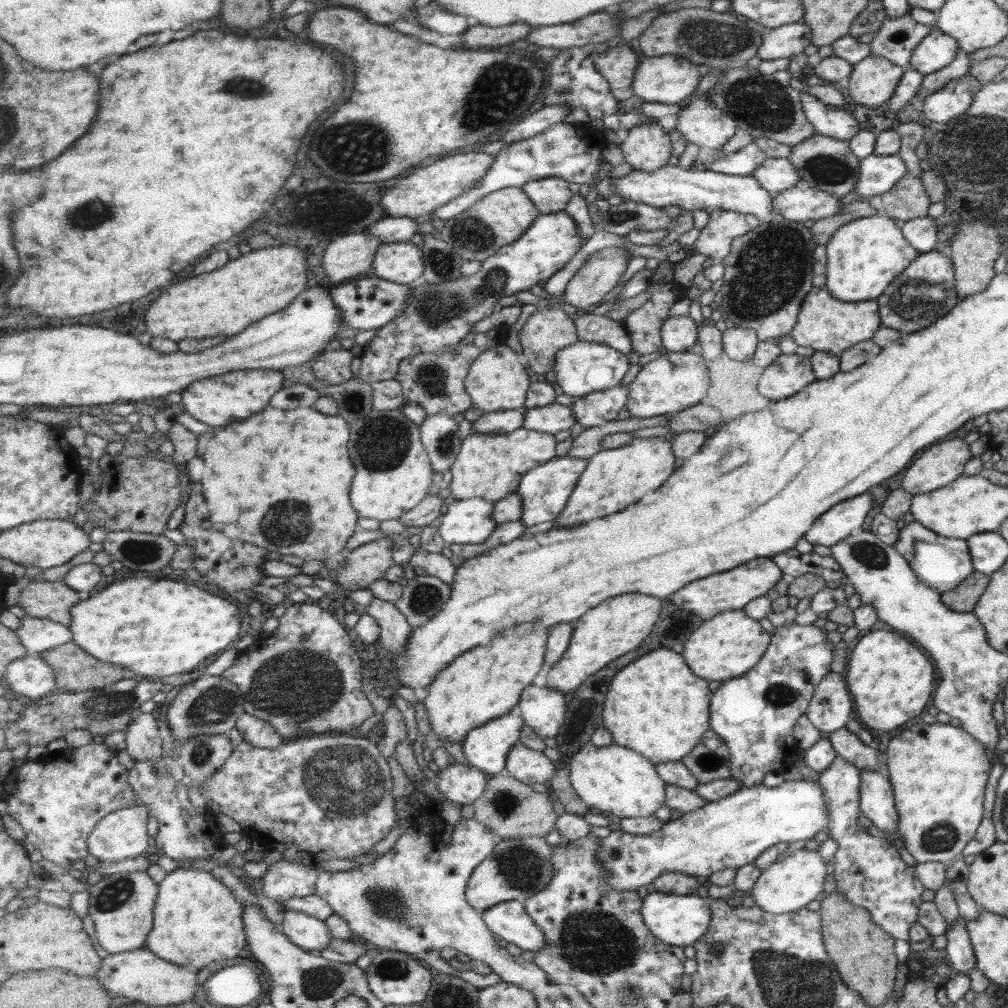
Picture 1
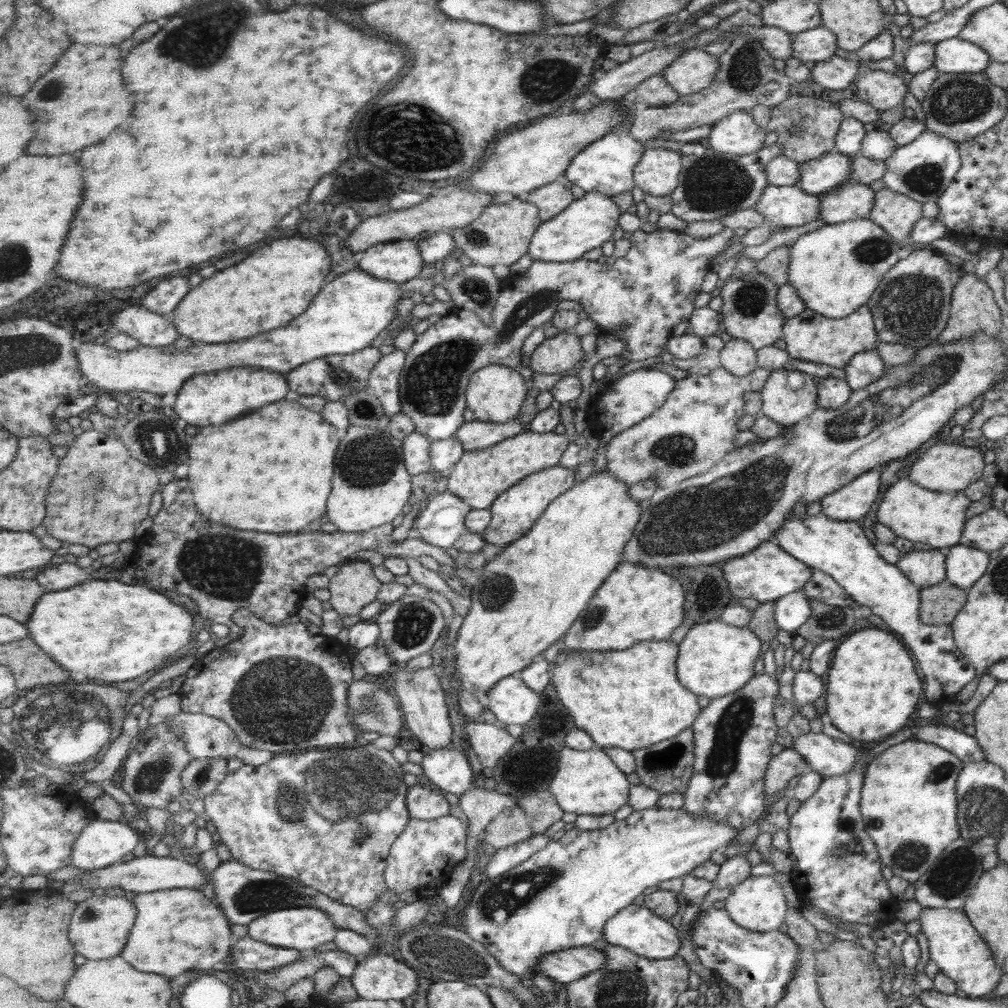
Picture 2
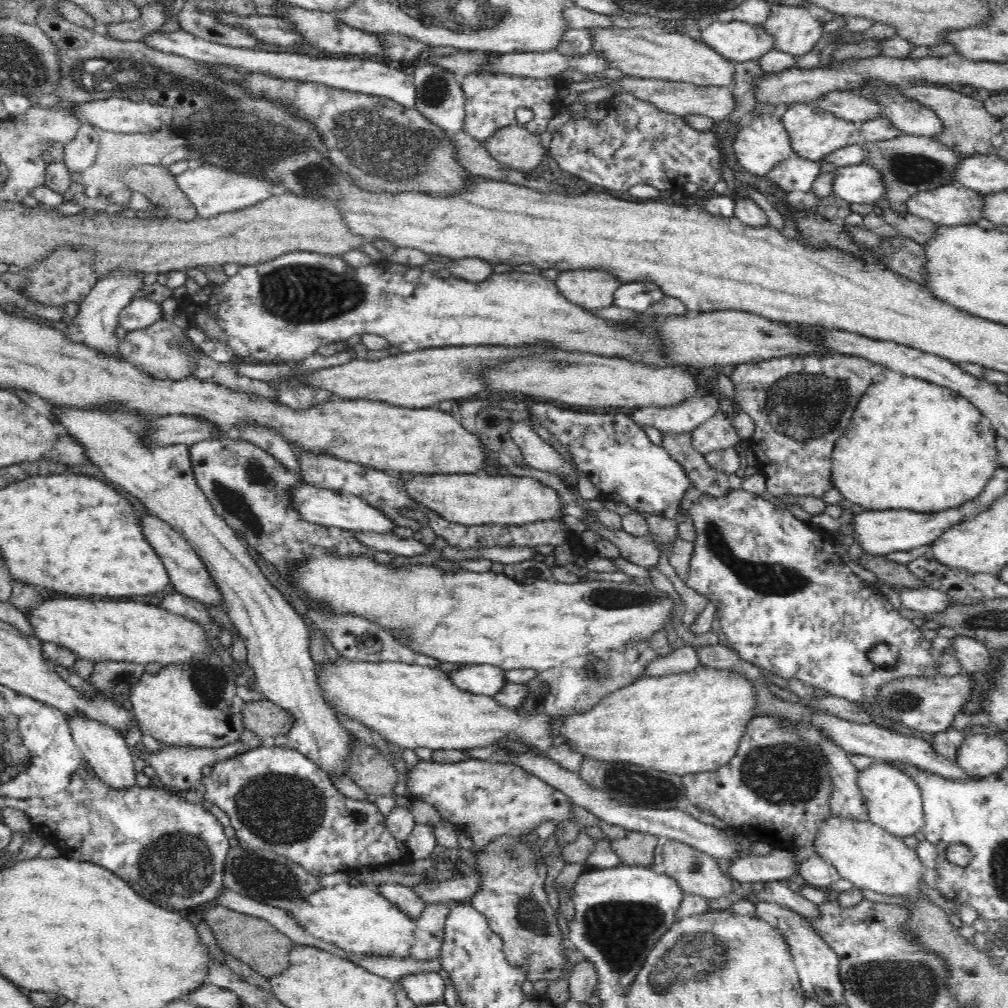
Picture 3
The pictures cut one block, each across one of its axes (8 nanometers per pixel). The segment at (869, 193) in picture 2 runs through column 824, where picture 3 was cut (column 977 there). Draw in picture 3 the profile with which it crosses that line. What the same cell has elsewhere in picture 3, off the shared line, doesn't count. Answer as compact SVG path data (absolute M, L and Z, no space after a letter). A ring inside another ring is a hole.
M956 185L917 193L907 203L907 212L946 227L977 225L983 218L984 208L984 195Z

